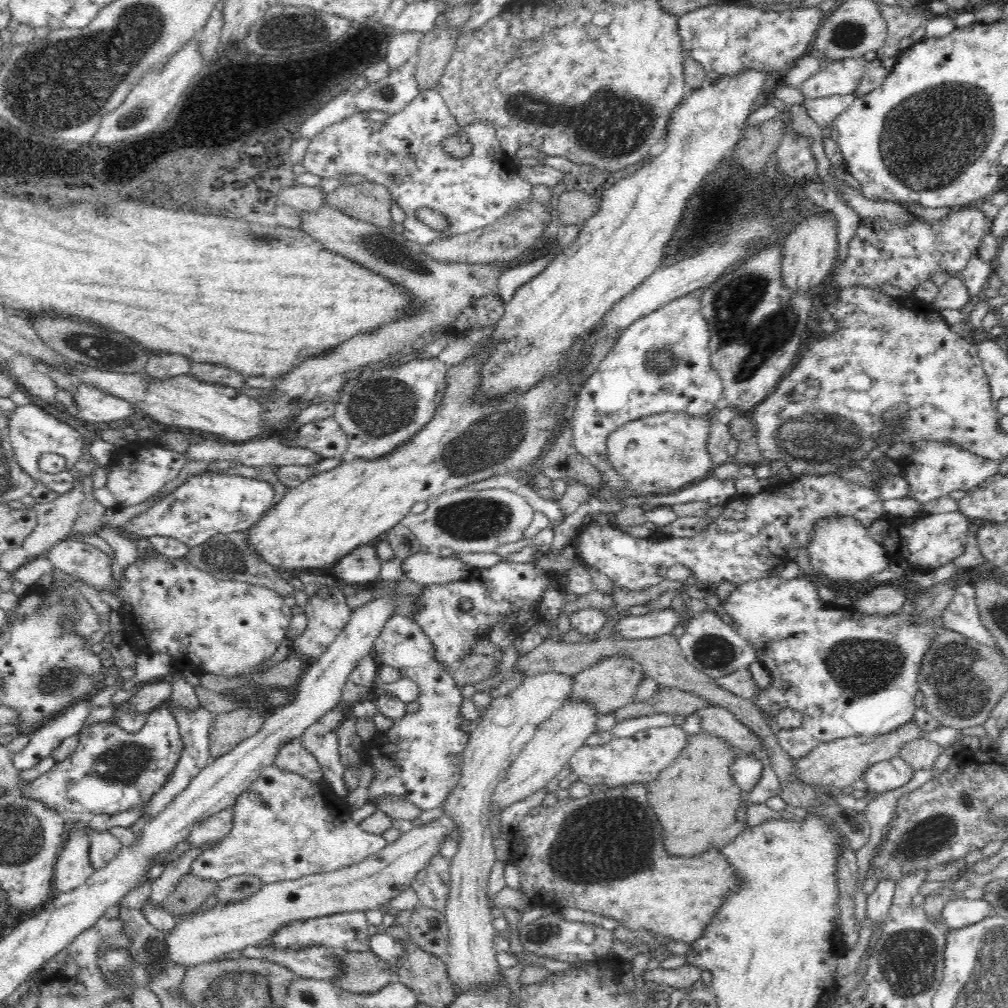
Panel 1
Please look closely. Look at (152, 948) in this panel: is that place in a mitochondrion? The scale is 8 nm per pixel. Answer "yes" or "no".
yes

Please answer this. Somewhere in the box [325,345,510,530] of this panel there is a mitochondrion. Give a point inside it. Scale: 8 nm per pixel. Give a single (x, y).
(380, 406)

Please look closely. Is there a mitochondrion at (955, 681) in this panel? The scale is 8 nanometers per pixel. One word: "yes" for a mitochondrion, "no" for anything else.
yes

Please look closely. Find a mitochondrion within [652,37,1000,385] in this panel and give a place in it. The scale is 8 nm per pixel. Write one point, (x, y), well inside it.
(931, 139)

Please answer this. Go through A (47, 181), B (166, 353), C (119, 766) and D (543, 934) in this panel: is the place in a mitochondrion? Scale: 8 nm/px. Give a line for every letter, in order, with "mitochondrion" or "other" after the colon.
A: other
B: other
C: mitochondrion
D: mitochondrion

